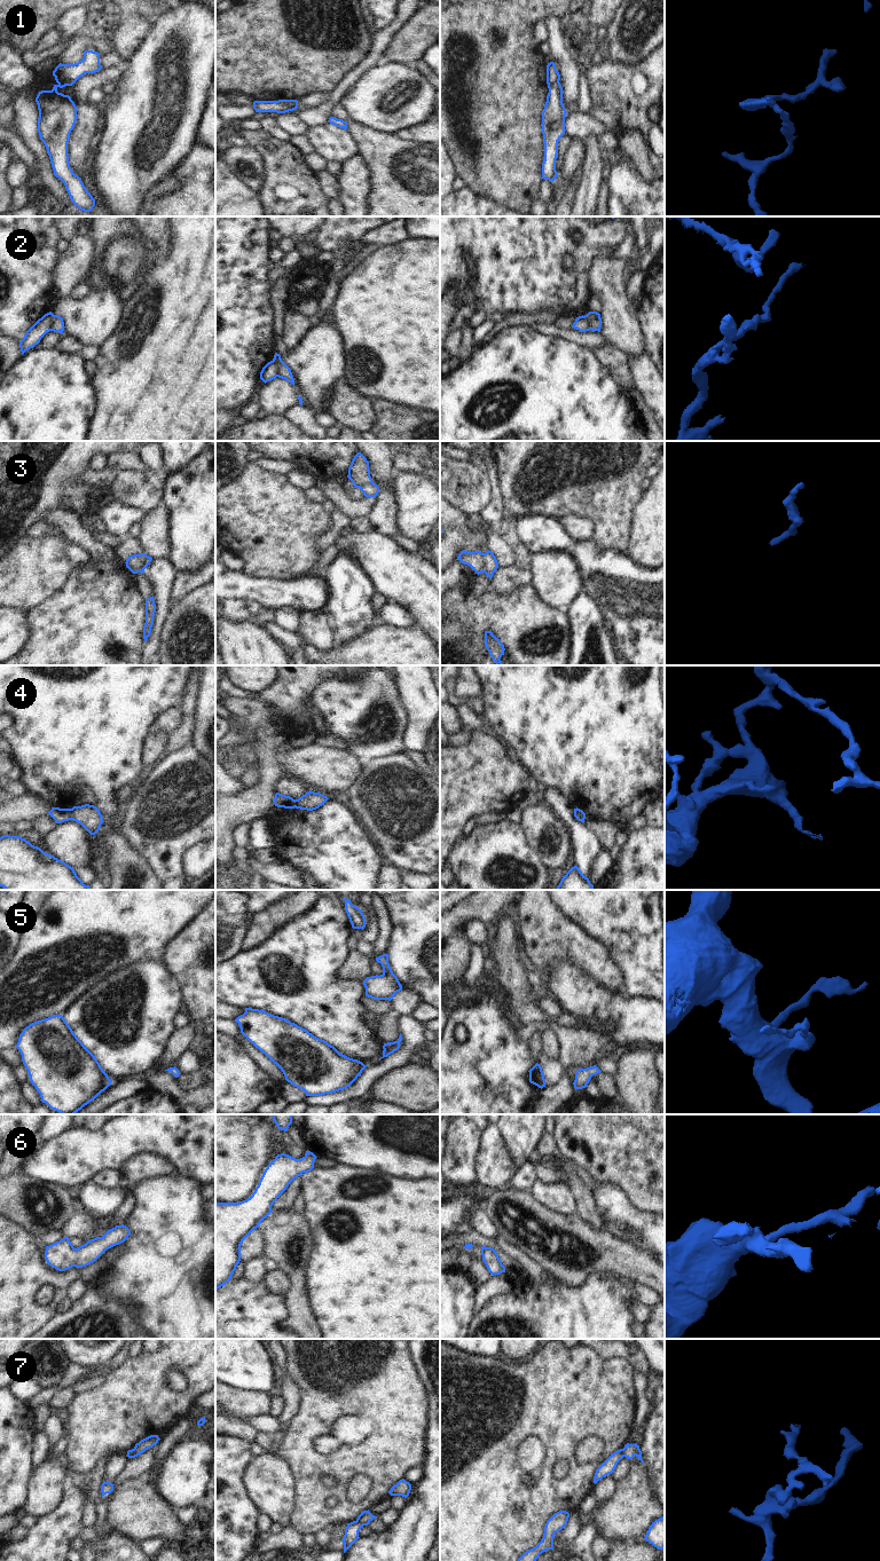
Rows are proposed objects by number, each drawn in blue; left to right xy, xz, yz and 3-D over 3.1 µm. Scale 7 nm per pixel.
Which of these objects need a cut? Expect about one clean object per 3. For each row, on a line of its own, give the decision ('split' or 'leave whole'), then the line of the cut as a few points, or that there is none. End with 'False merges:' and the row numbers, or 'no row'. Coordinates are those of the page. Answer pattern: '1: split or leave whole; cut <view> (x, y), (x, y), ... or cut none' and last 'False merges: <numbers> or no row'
1: split; cut yz (558, 80), (548, 85)
2: split; cut yz (586, 315), (590, 318), (589, 329)
3: split; cut yz (481, 553), (482, 572)
4: split; cut xy (70, 809), (71, 819)
5: leave whole; cut none
6: leave whole; cut none
7: split; cut yz (622, 1449), (625, 1456)
False merges: 1, 2, 3, 4, 7

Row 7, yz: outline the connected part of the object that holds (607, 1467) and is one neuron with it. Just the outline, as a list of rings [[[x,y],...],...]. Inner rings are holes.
[[[620,1449],[612,1453],[596,1471],[594,1476],[594,1483],[596,1484],[599,1480],[608,1474],[612,1474],[618,1463],[624,1457],[623,1449]]]

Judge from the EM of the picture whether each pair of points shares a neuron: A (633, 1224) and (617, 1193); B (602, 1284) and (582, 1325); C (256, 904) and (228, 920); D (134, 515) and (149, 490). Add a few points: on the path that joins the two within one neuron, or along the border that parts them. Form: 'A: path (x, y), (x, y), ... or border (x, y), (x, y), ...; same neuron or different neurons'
A: path (625, 1216), (617, 1208), (617, 1201); same neuron
B: path (600, 1294), (599, 1305), (592, 1315); same neuron
C: border (248, 901), (248, 908), (252, 914); different neurons
D: border (114, 498), (146, 511); different neurons

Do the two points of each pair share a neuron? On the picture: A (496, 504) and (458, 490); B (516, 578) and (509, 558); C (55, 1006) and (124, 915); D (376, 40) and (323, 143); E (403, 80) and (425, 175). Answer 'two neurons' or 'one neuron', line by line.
A: two neurons
B: two neurons
C: one neuron
D: two neurons
E: two neurons

